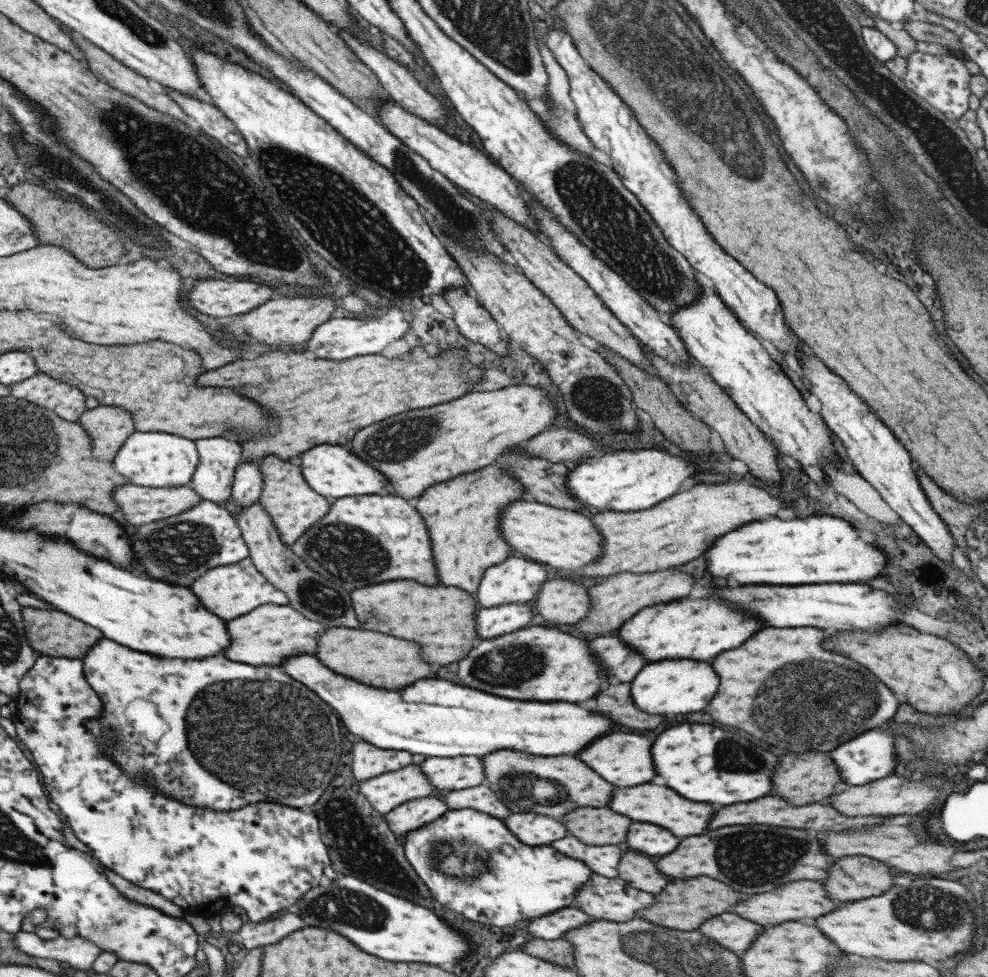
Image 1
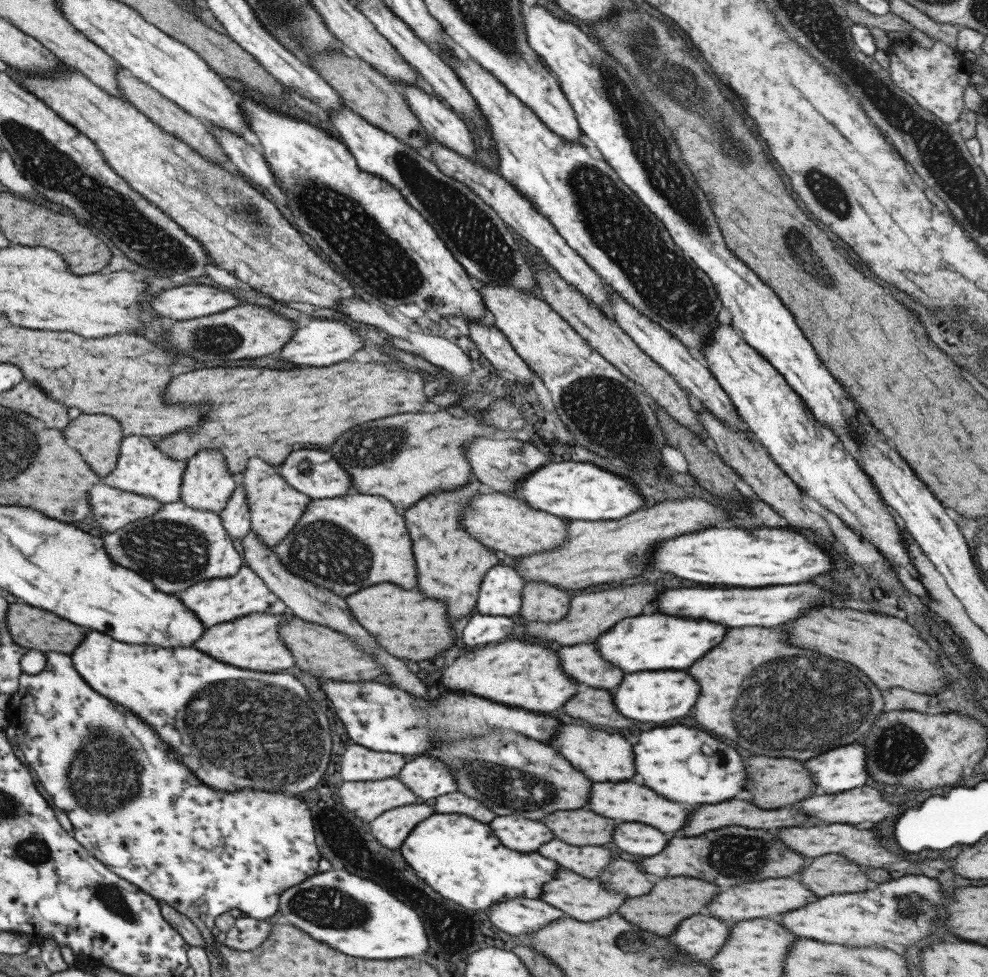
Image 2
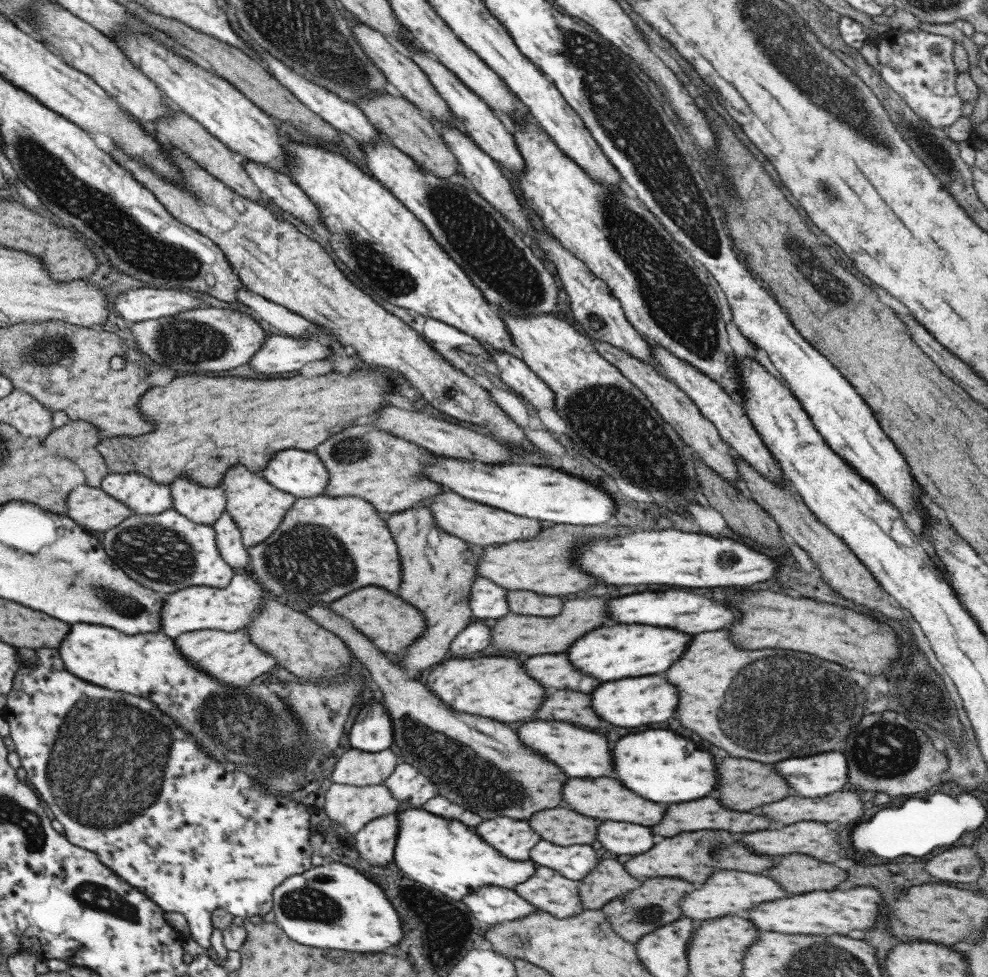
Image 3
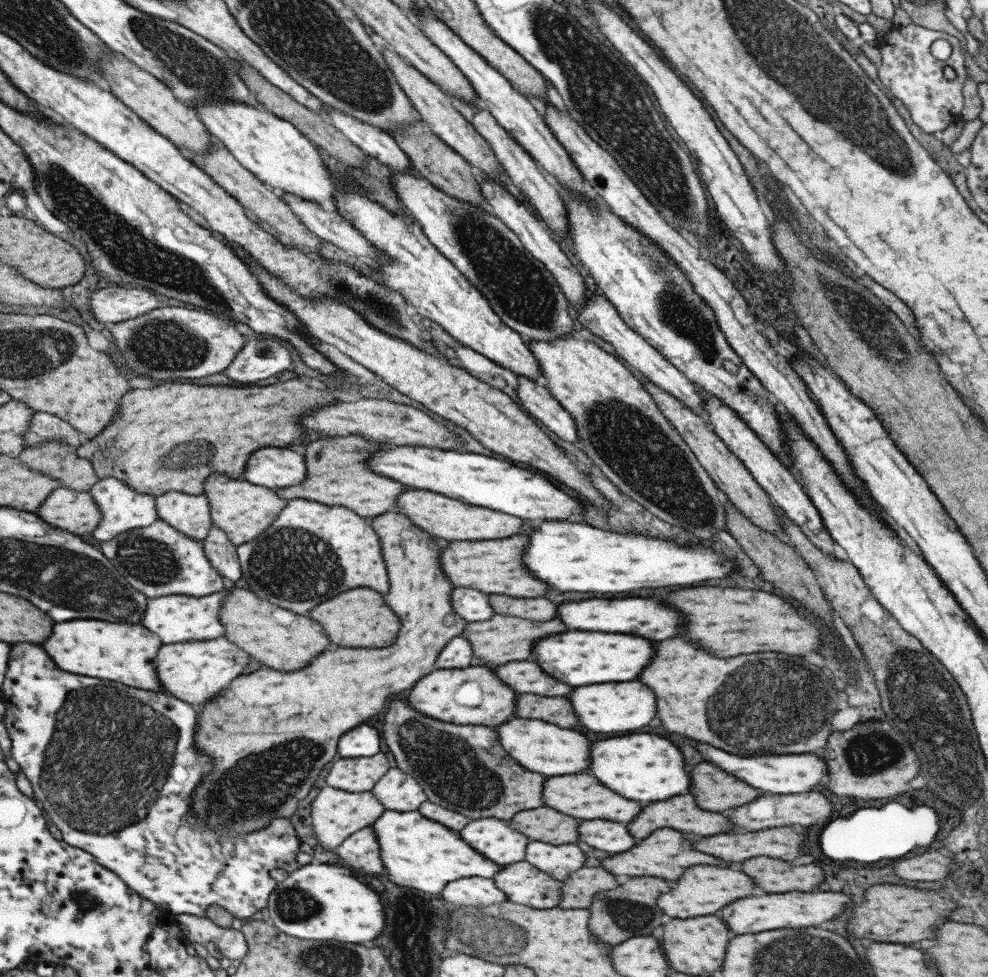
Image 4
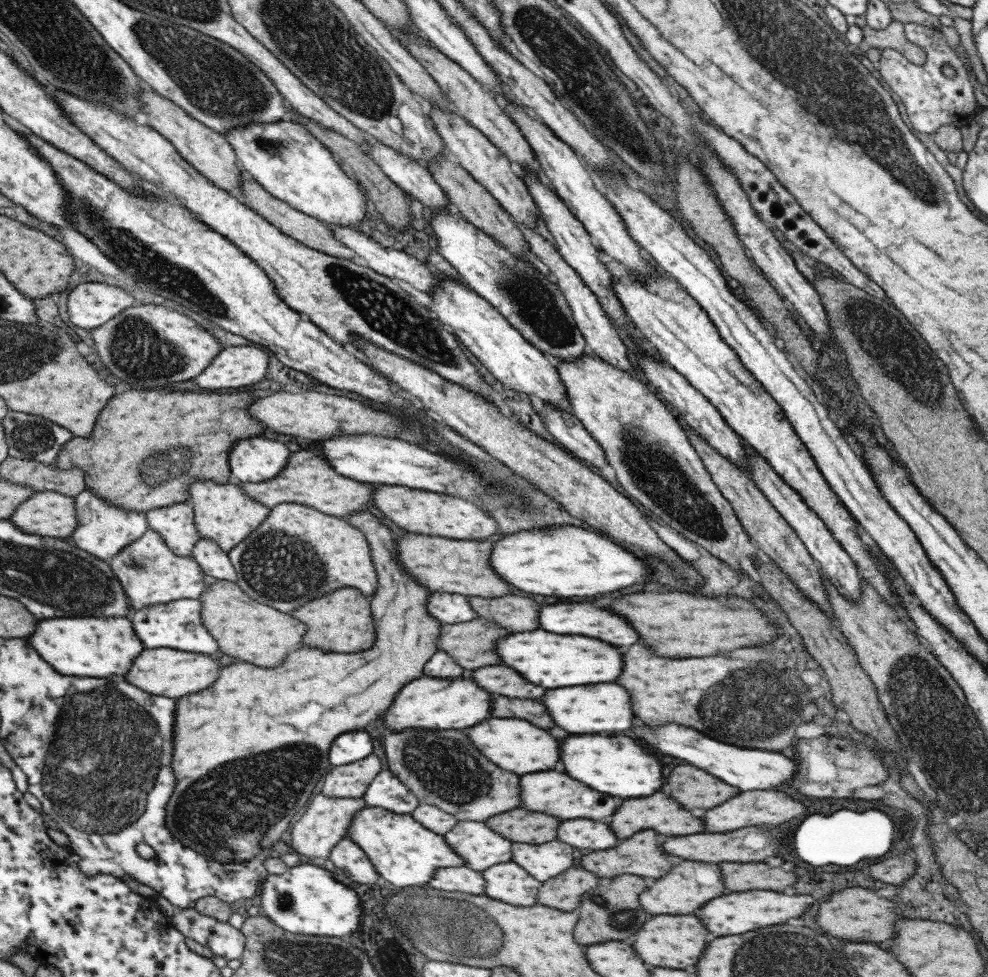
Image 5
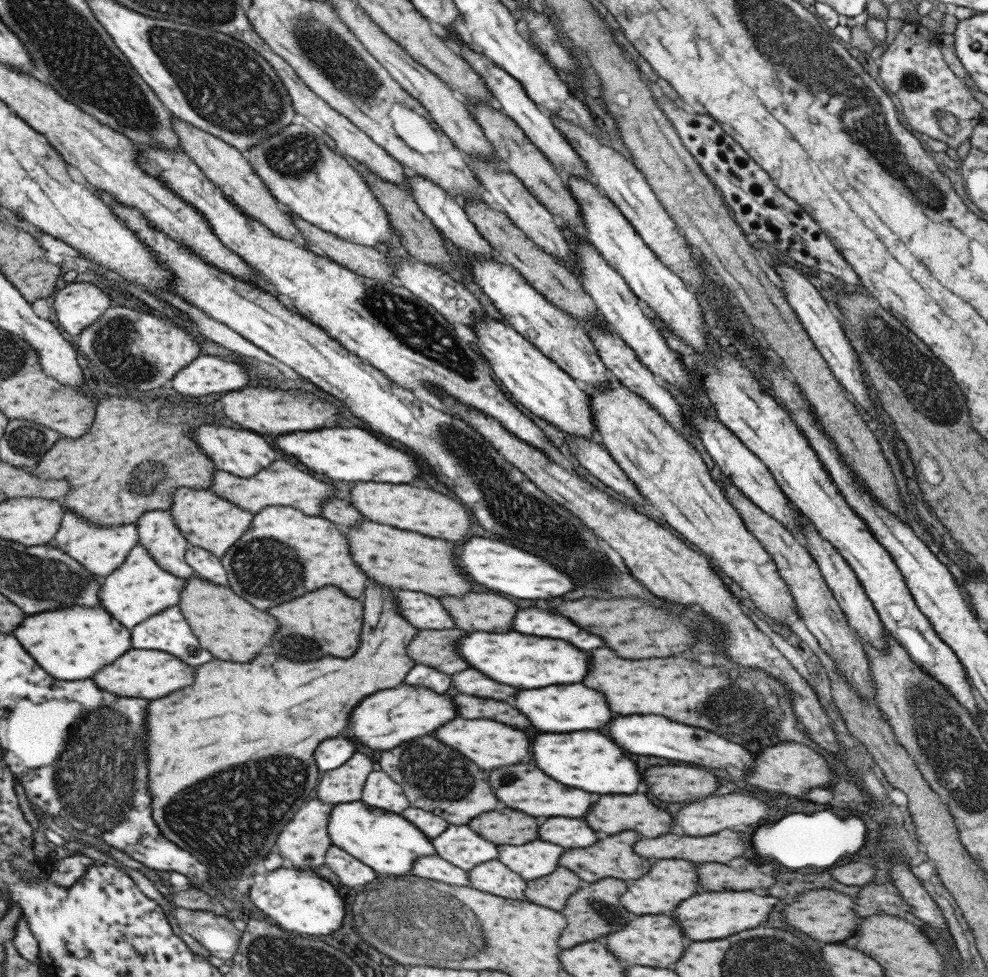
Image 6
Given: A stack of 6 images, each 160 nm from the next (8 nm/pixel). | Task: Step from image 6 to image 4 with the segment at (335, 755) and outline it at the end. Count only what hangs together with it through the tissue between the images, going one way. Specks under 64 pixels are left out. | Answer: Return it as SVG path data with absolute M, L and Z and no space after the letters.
M355 726L339 738L337 754L340 758L370 757L379 752L379 736L373 727Z

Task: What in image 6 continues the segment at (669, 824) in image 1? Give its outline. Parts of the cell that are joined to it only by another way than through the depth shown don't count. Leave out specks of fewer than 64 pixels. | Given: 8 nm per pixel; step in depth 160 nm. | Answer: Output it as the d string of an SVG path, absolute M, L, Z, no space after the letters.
M515 764L515 766L507 766L507 768L501 768L500 766L486 773L487 781L491 784L491 790L495 792L495 796L507 808L515 808L515 810L519 810L523 814L529 814L529 816L581 818L581 816L585 816L585 812L593 804L591 794L575 790L575 788L567 788L563 784L557 784L549 776L543 776L543 772L533 764Z

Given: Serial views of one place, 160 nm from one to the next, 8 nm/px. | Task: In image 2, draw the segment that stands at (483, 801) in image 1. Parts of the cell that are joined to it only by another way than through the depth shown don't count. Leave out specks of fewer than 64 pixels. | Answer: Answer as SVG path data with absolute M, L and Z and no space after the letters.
M459 791L436 796L430 803L437 814L464 814L482 823L489 823L496 817L481 801L462 795Z

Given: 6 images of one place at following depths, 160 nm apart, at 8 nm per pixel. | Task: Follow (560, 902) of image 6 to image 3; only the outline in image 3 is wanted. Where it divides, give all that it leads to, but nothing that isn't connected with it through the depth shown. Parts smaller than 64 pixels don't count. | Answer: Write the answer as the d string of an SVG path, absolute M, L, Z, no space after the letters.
M601 860L579 882L580 903L587 910L601 909L609 901L627 894L641 884L635 877L627 874L617 860Z

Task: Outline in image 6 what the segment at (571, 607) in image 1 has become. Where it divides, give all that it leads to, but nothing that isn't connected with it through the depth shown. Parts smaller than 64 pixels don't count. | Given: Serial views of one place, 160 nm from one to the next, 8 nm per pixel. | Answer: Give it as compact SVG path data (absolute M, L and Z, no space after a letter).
M468 592L461 596L439 596L440 603L448 610L454 620L454 626L465 632L505 633L512 630L512 622L516 612L520 610L513 601L493 592Z

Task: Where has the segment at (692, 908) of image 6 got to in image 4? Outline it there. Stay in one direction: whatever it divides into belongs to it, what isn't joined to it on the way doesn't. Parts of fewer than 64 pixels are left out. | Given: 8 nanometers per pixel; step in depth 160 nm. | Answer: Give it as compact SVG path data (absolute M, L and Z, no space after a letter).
M785 892L785 894L767 894L767 896L751 896L751 898L739 898L731 904L727 904L719 916L727 924L727 928L733 935L755 934L765 930L777 928L803 928L823 924L839 916L845 906L851 902L849 896L841 892Z

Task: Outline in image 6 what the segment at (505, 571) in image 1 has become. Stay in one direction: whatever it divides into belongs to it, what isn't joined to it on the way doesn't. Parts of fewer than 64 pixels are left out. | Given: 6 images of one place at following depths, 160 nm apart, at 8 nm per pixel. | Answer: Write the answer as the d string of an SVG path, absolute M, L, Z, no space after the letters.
M392 591L402 617L418 629L448 629L454 620L438 597L417 591Z

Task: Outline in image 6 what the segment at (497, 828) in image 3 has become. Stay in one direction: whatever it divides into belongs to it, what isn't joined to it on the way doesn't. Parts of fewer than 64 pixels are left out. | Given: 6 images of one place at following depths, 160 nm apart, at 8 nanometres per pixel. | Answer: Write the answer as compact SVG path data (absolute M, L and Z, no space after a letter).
M447 825L445 832L430 839L436 855L466 873L478 864L497 859L495 843L483 840L467 825Z

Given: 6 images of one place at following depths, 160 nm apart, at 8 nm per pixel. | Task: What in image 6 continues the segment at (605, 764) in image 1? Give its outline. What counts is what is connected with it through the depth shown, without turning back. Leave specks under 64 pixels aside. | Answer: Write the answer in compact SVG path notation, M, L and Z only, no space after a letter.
M457 716L442 724L431 735L466 756L473 764L481 768L481 771L509 766L509 764L519 764L525 756L527 756L527 762L531 760L531 738L529 736L525 738L523 730L517 730L513 726L509 728L501 722L493 722L493 720L485 720L485 718L467 720Z

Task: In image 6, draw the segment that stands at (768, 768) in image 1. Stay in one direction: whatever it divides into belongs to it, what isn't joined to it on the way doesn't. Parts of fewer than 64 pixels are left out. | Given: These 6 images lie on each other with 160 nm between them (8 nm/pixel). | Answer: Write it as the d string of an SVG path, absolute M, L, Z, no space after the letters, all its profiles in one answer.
M569 732L569 734L537 734L533 740L533 762L543 774L569 788L579 788L595 794L633 794L641 782L637 764L599 732Z

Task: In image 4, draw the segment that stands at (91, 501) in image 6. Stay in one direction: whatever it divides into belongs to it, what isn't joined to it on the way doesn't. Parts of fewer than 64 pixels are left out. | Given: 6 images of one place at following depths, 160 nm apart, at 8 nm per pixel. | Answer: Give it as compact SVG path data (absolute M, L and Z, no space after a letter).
M298 378L255 388L239 388L235 384L163 383L147 390L127 392L119 402L119 418L103 428L96 438L75 447L74 453L90 462L99 479L111 477L123 481L133 490L153 498L167 491L197 496L202 494L203 482L211 473L224 472L232 479L240 478L251 452L258 448L273 446L289 449L303 442L304 428L297 424L297 418L332 401L336 400L327 389L308 387Z

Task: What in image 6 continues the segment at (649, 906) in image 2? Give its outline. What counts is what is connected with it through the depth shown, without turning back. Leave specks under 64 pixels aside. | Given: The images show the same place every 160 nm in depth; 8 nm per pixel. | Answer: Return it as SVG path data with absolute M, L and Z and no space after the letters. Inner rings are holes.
M606 877L592 883L581 884L580 887L567 897L565 906L560 910L567 920L567 928L560 932L557 947L560 950L571 948L573 944L599 940L601 936L621 930L629 920L636 915L629 914L621 904L619 896L627 890L621 879ZM575 910L575 912L573 912Z

